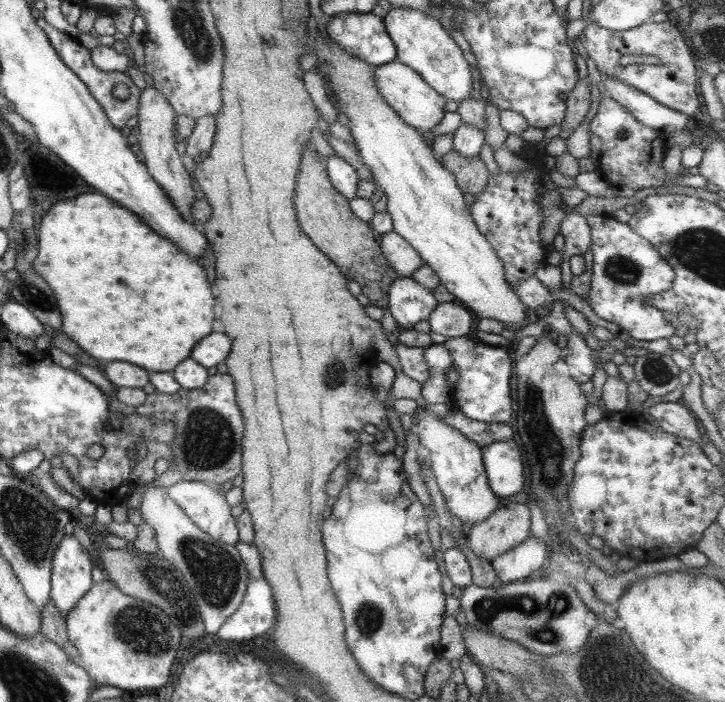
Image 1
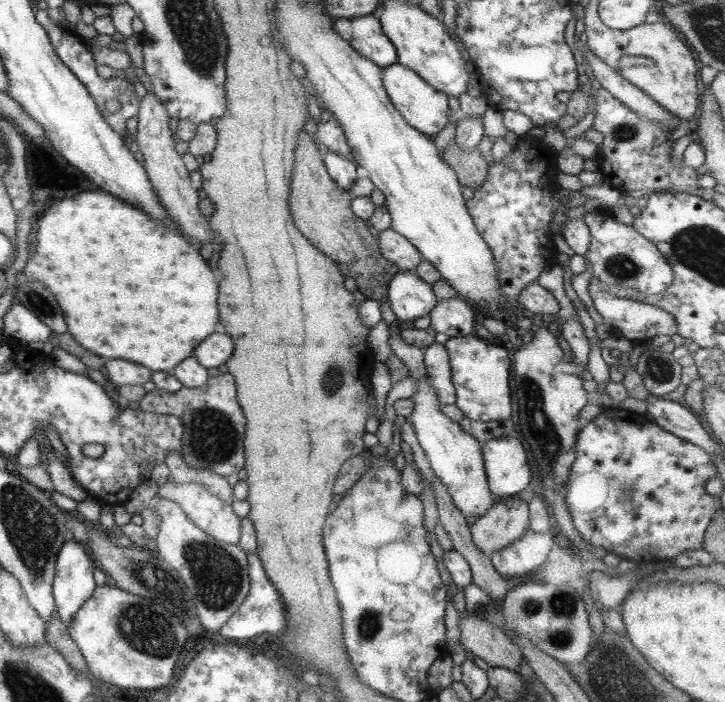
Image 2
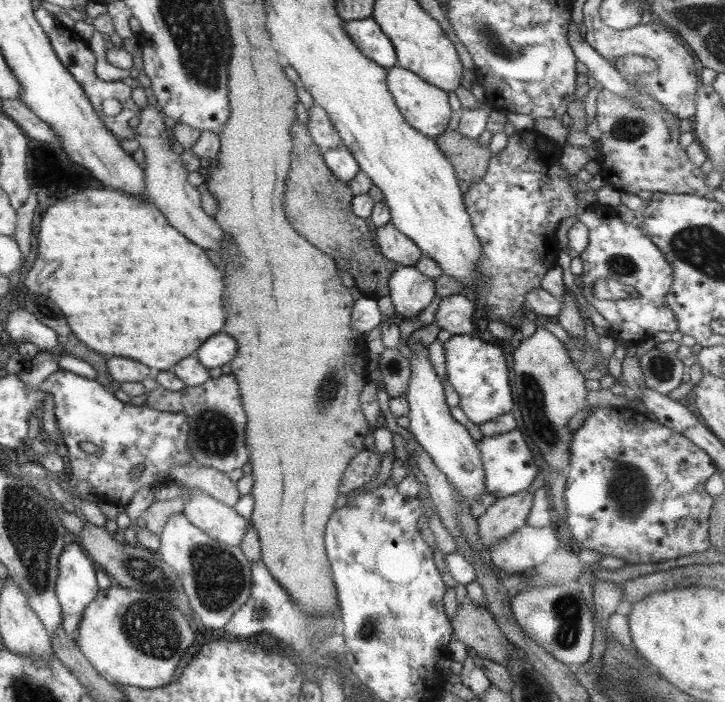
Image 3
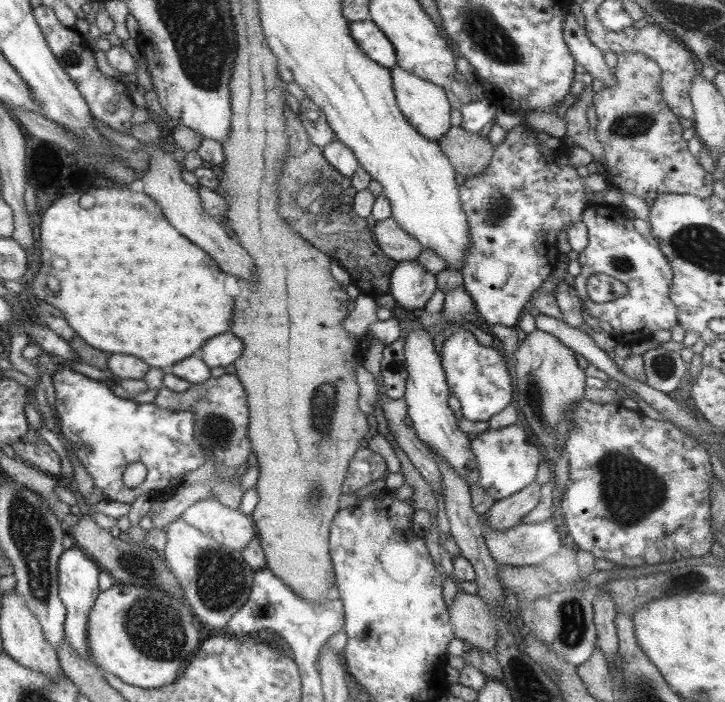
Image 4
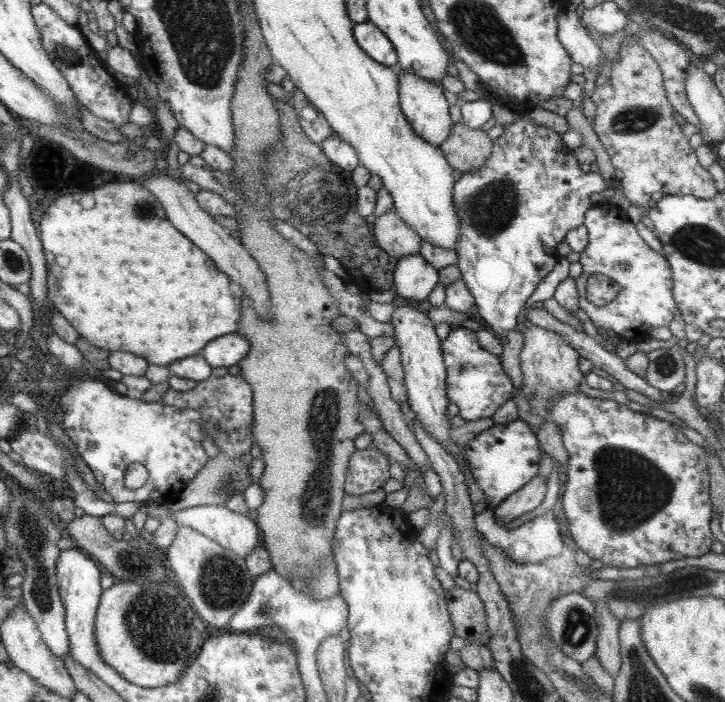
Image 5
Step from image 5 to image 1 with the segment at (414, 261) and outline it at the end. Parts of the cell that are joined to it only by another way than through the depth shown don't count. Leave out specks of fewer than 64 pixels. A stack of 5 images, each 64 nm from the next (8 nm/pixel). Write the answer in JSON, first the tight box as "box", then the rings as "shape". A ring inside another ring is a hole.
{"box":[387,277,436,329],"shape":[[[398,277],[387,291],[388,309],[398,329],[412,329],[417,322],[427,321],[436,307],[431,291],[410,277]]]}

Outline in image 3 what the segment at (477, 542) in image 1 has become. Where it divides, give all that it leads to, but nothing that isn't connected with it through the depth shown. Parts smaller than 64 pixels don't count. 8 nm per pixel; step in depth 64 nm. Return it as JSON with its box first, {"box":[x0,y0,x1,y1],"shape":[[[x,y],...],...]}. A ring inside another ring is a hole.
{"box":[476,490,532,549],"shape":[[[523,490],[496,499],[486,512],[476,518],[477,539],[487,549],[494,542],[507,539],[525,525],[532,493]]]}

